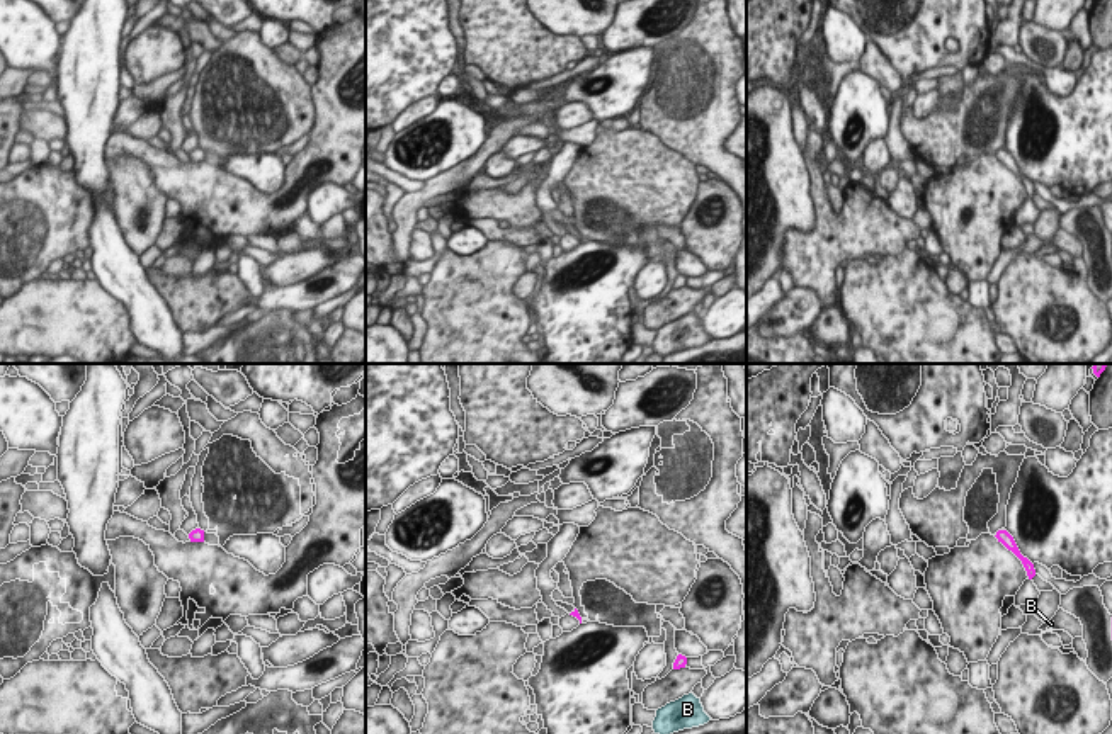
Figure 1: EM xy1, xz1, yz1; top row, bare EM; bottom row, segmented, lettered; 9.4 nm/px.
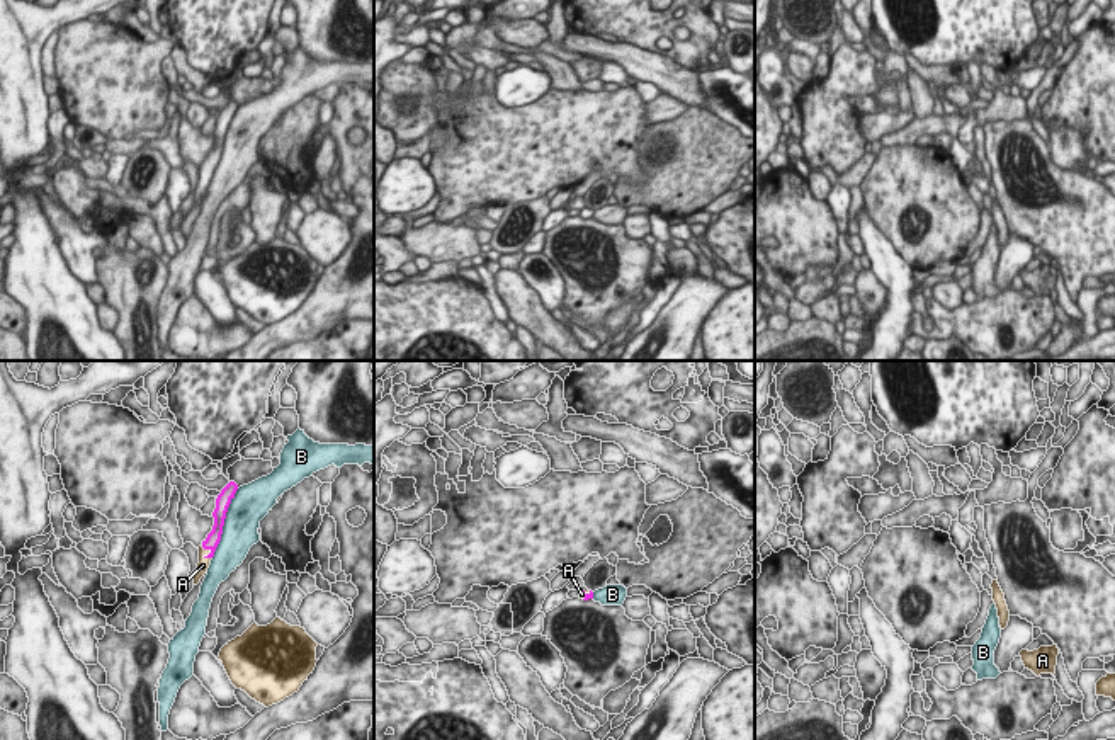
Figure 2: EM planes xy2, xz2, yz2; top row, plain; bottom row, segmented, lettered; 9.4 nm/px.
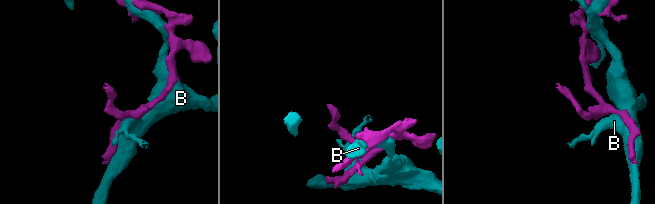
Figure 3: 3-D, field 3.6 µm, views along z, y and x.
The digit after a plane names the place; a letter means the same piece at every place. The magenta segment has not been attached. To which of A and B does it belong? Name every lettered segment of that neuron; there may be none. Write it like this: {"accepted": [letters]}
{"accepted": ["A"]}

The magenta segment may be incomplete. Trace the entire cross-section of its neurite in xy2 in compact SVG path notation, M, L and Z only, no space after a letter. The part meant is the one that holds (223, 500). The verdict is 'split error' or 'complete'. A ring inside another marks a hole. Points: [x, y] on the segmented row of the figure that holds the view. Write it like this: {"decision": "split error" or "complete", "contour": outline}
{"decision": "split error", "contour": "M229 481L216 498L216 509L212 512L214 526L212 526L212 531L199 546L199 563L197 563L197 568L194 570L194 585L201 582L201 578L204 577L204 573L211 565L214 551L221 541L228 507L235 498L236 490L238 490L238 485L235 481Z"}

